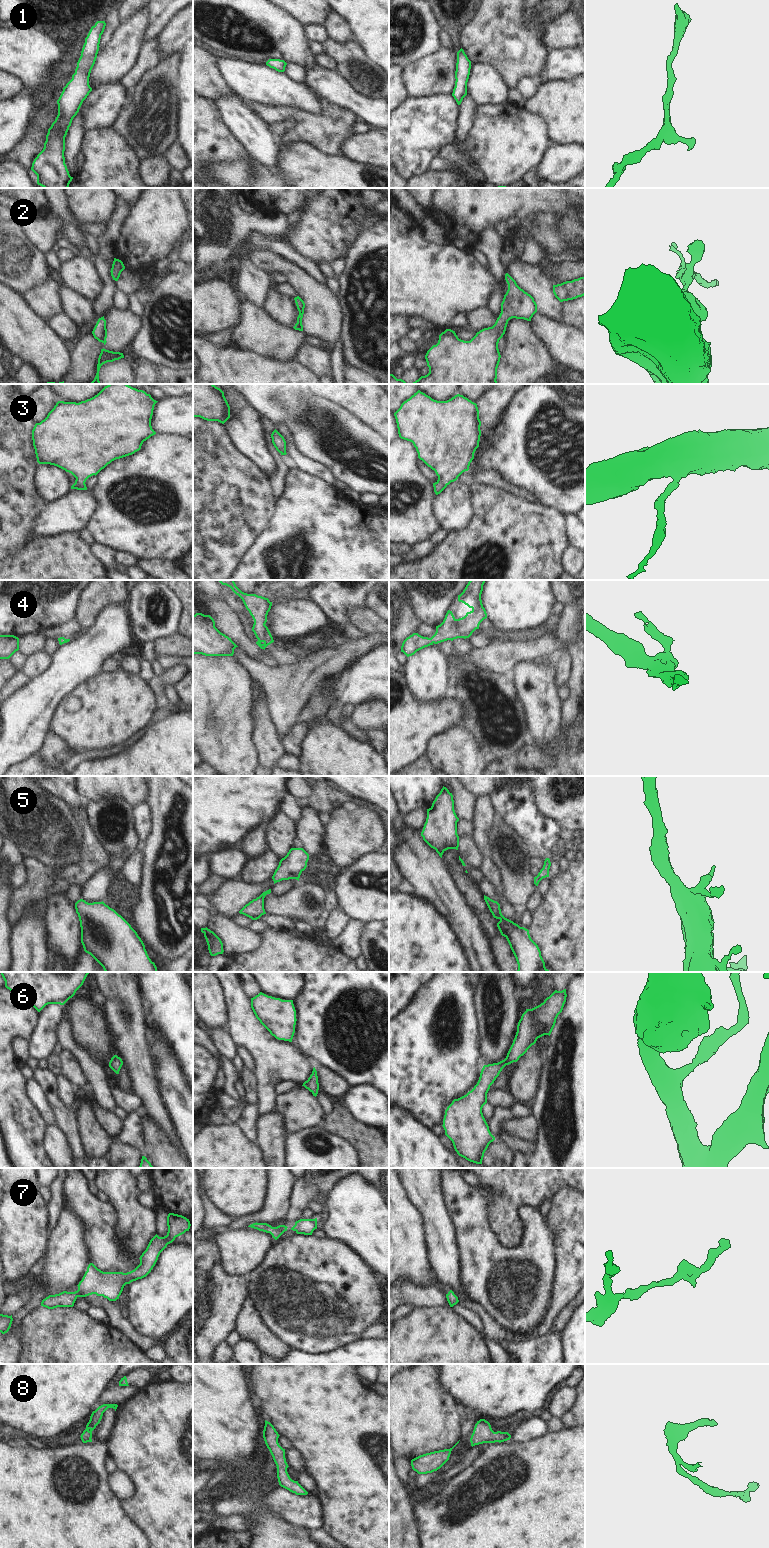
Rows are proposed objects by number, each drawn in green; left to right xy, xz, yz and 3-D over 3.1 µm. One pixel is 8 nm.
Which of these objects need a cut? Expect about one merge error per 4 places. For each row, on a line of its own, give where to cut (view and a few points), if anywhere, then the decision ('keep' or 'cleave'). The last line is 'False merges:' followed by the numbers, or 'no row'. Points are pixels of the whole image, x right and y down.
1: no cut; keep
2: no cut; keep
3: no cut; keep
4: no cut; keep
5: no cut; keep
6: no cut; keep
7: no cut; keep
8: no cut; keep
False merges: no row

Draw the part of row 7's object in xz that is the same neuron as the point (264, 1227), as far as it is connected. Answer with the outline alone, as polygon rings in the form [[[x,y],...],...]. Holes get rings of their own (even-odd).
[[[257,1222],[249,1225],[248,1227],[251,1227],[266,1233],[270,1233],[275,1240],[277,1240],[285,1231],[287,1231],[287,1228],[288,1228],[285,1225],[272,1227],[267,1223],[257,1223]]]

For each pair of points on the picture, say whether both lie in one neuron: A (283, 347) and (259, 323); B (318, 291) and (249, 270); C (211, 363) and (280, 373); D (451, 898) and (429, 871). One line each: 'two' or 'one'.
A: one
B: two
C: one
D: one

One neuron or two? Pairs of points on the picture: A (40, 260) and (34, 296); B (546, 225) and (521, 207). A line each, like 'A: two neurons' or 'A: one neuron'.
A: two neurons
B: two neurons

